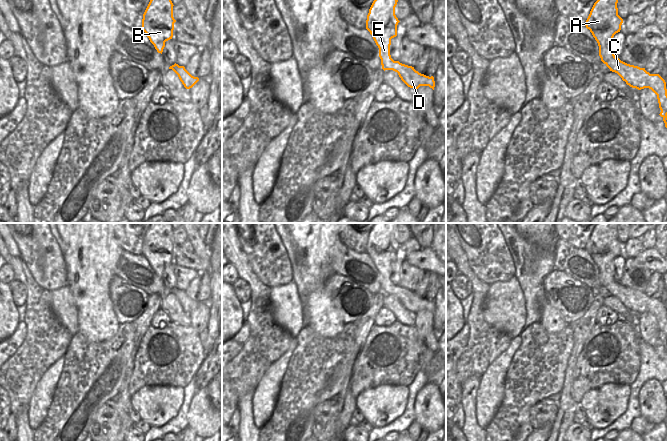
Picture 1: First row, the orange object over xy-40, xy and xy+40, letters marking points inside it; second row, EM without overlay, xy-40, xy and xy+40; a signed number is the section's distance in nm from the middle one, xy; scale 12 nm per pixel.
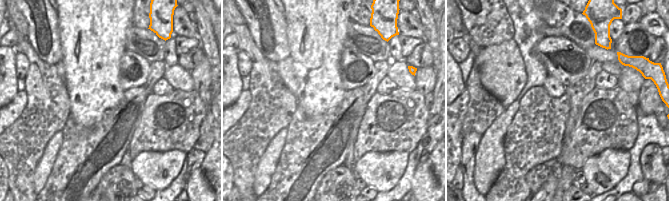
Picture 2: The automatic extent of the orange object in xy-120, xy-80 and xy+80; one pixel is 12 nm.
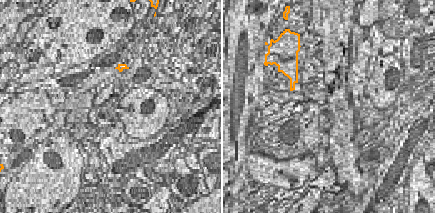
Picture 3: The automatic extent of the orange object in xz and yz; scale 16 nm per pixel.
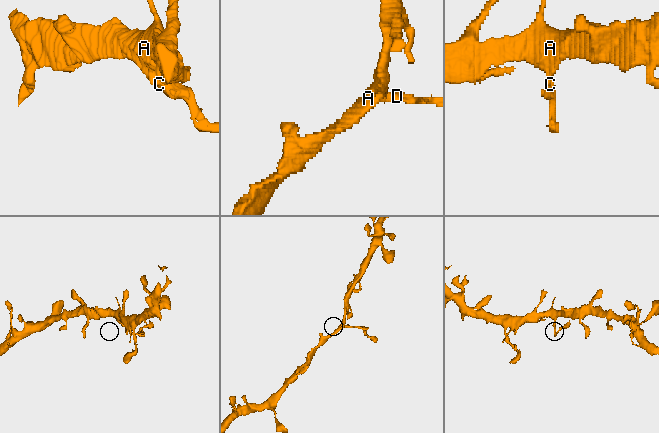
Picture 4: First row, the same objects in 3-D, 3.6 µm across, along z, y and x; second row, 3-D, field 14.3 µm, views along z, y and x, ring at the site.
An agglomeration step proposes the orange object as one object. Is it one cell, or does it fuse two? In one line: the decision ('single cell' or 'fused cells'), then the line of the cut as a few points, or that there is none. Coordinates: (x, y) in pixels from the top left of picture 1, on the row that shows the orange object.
fused cells; cut xy+40 (615, 57), (601, 60)

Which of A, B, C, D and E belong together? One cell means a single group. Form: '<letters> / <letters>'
A B E / C D

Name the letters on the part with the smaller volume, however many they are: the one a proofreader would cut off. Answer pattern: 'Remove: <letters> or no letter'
Remove: C, D

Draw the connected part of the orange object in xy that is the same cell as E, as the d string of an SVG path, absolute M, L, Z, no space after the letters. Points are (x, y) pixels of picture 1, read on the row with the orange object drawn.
M374 0L367 15L366 29L379 48L381 60L391 58L391 39L397 36L400 22L395 15L398 0Z

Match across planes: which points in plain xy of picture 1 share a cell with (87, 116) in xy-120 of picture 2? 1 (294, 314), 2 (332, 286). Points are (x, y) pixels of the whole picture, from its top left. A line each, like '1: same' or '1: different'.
1: different
2: different

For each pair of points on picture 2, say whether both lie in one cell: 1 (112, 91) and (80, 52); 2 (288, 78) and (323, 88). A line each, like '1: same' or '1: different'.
1: same
2: different

